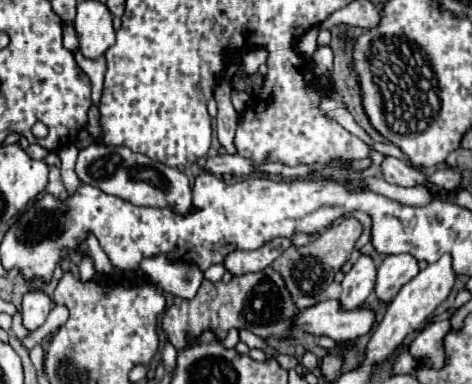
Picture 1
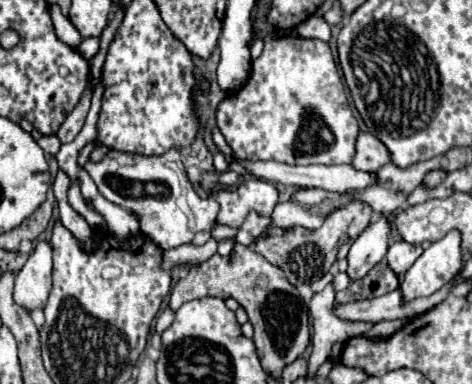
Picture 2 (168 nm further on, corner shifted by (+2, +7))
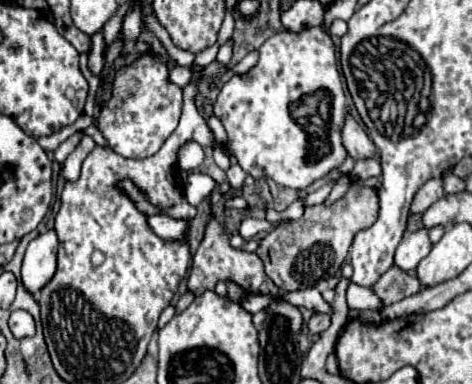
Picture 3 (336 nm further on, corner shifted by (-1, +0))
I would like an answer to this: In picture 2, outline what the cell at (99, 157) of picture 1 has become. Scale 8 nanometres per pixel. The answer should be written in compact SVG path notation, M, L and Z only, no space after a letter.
M171 148L161 156L139 156L111 150L101 162L85 164L85 170L97 184L99 192L109 202L135 214L139 218L141 232L163 250L189 244L193 236L201 230L210 232L211 237L219 243L232 240L238 233L238 229L227 225L213 225L219 212L219 204L215 198L203 200L197 196L187 178L177 148Z

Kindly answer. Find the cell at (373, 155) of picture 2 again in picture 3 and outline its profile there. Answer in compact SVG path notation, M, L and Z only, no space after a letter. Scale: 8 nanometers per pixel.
M350 115L346 117L344 129L342 129L342 143L354 161L372 159L378 155L372 139L366 135L366 131Z

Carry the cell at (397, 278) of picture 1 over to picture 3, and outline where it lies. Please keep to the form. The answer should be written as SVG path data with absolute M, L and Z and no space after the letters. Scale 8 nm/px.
M418 229L400 241L396 249L394 265L398 265L402 271L412 271L430 253L430 249L432 249L432 243L428 239L426 229Z

